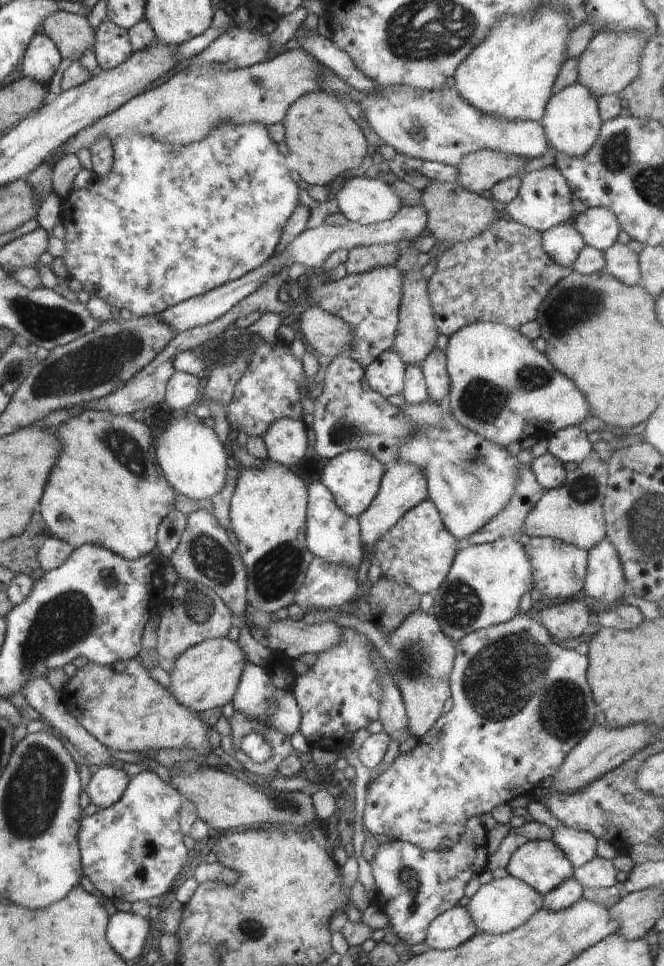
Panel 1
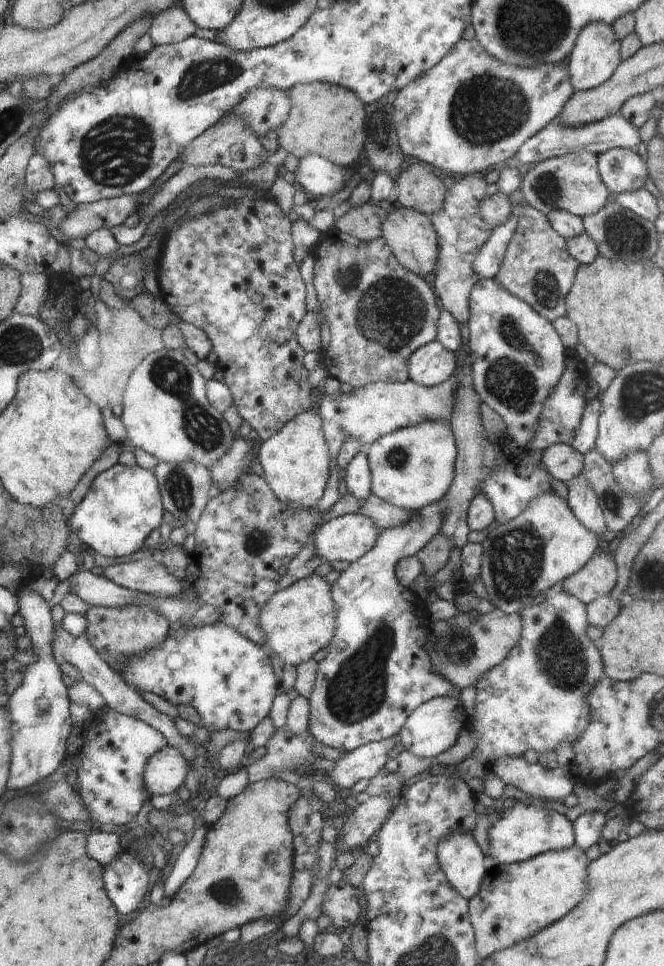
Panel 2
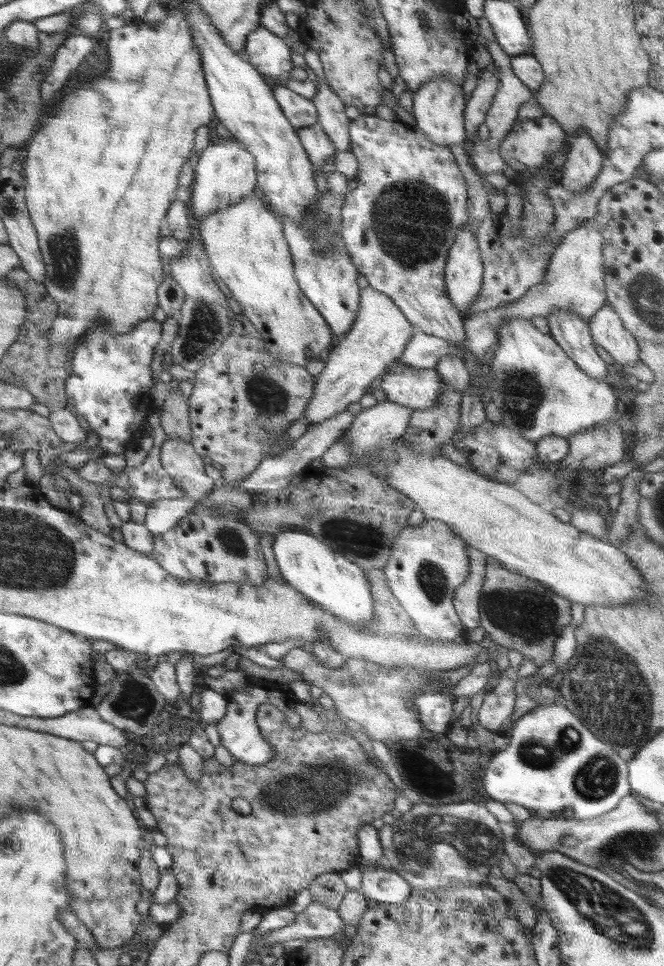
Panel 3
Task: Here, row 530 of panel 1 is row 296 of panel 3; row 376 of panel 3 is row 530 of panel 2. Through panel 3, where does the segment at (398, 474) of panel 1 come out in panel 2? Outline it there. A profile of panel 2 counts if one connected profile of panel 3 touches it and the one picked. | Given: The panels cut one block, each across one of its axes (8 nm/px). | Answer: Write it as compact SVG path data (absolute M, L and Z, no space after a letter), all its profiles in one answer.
M354 512L322 523L313 543L322 560L353 563L375 545L381 532L370 518Z

